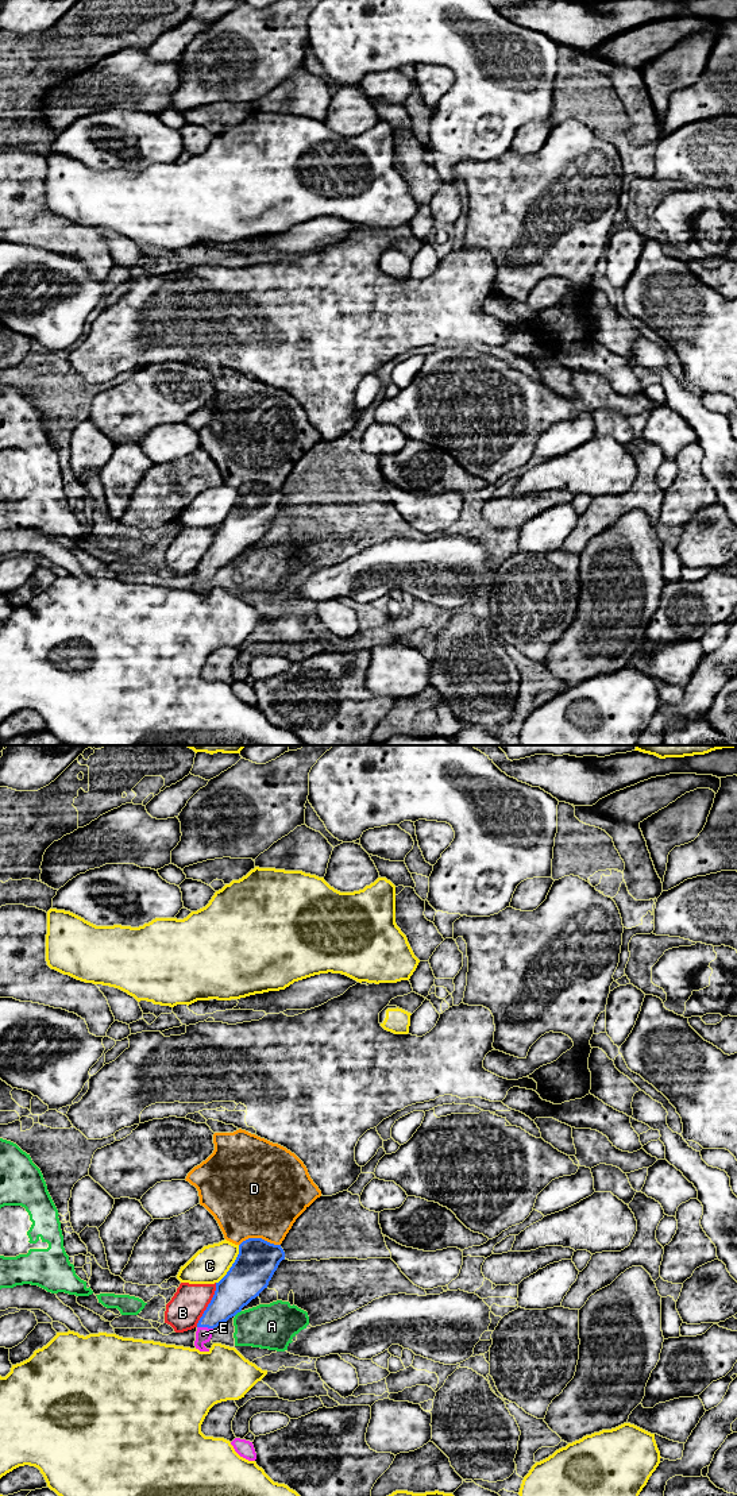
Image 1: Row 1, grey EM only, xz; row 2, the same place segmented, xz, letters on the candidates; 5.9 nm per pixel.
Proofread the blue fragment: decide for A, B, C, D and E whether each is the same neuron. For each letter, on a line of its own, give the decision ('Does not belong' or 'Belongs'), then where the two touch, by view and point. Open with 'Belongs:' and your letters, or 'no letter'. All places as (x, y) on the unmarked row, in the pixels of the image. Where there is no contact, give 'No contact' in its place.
Belongs: E
A: Does not belong. Touches blue at xz (236, 556)
B: Does not belong. Touches blue at xz (208, 548)
C: Does not belong. Touches blue at xz (232, 508)
D: Does not belong. Touches blue at xz (259, 482)
E: Belongs. Touches blue at xz (205, 570)

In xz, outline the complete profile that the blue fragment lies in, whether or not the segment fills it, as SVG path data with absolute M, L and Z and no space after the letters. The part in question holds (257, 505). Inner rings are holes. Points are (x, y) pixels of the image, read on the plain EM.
M248 482L239 489L235 506L216 527L215 539L197 567L196 593L209 595L204 589L211 585L213 572L259 540L282 504L285 496L281 489L262 482Z

